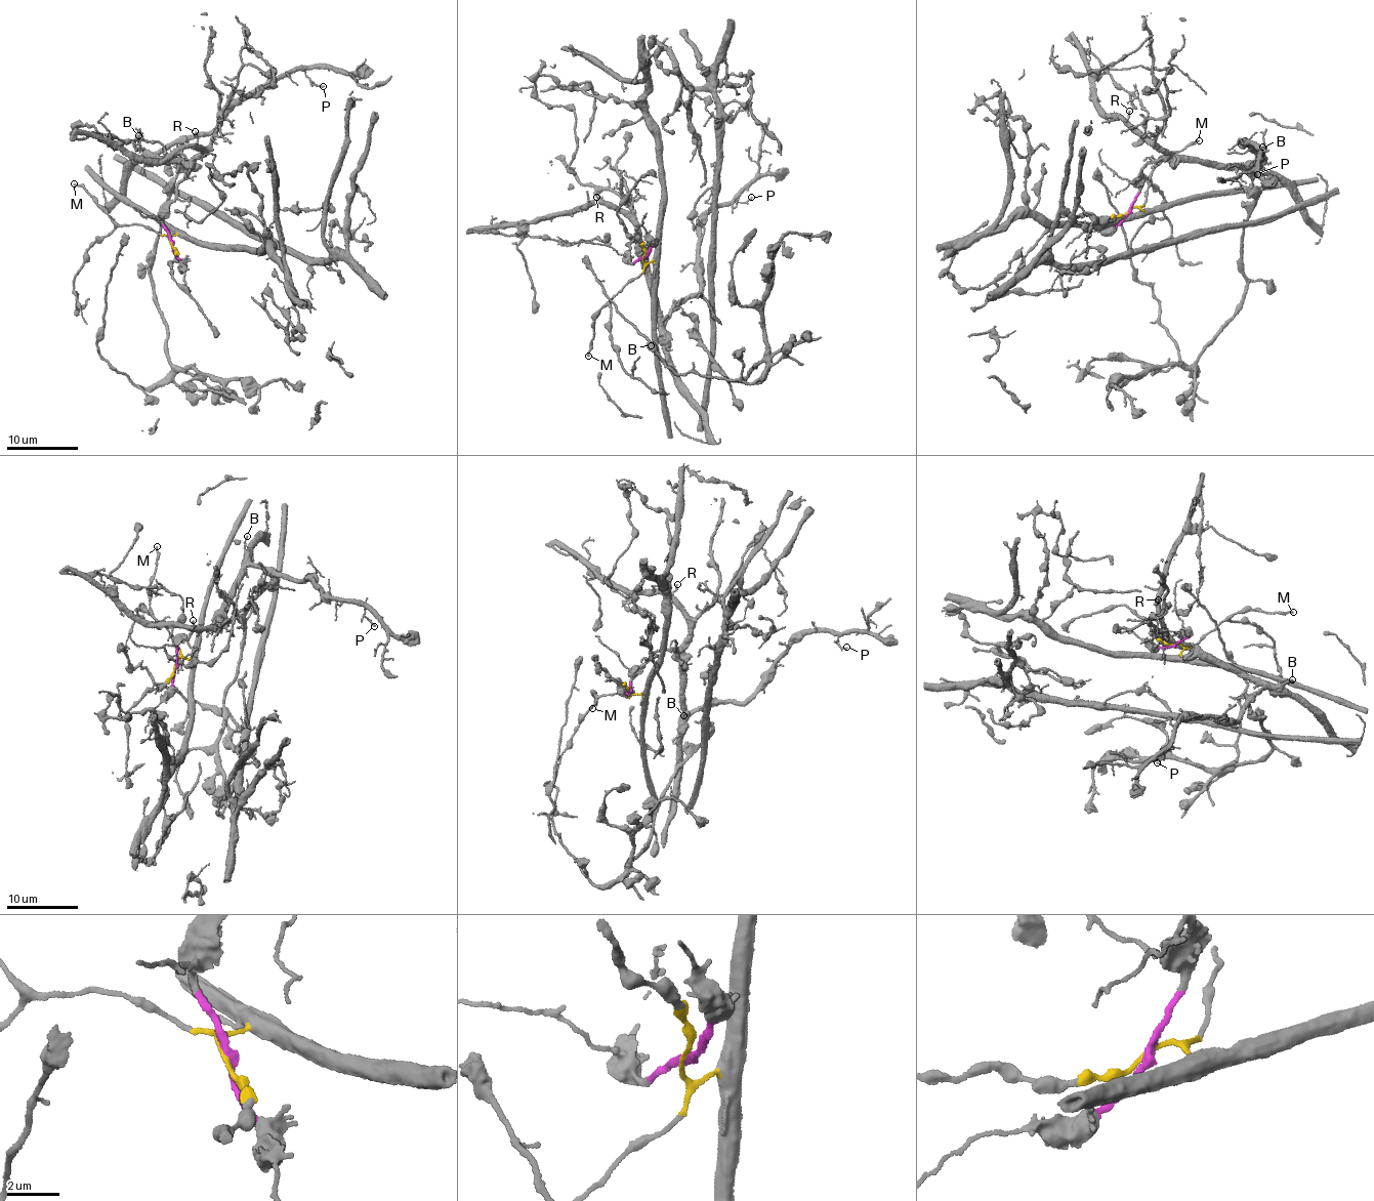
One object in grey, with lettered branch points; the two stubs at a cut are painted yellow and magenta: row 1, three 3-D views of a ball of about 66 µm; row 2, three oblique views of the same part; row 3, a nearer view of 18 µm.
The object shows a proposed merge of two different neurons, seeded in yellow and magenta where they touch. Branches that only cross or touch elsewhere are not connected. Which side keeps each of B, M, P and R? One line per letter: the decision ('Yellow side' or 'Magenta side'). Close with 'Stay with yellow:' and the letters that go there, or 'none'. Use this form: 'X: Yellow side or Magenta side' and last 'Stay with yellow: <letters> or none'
B: Magenta side
M: Yellow side
P: Magenta side
R: Magenta side
Stay with yellow: M

